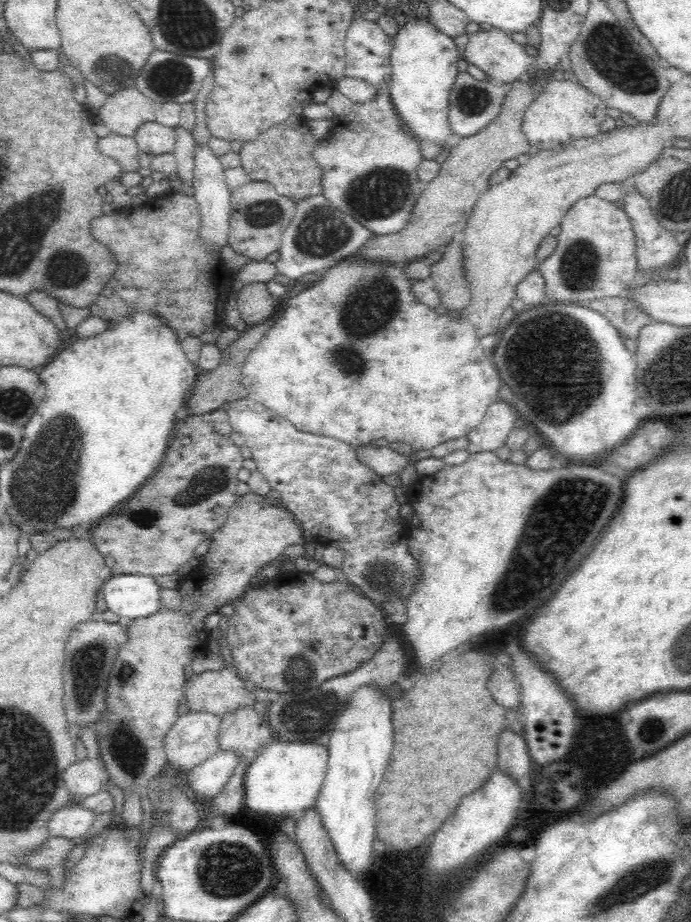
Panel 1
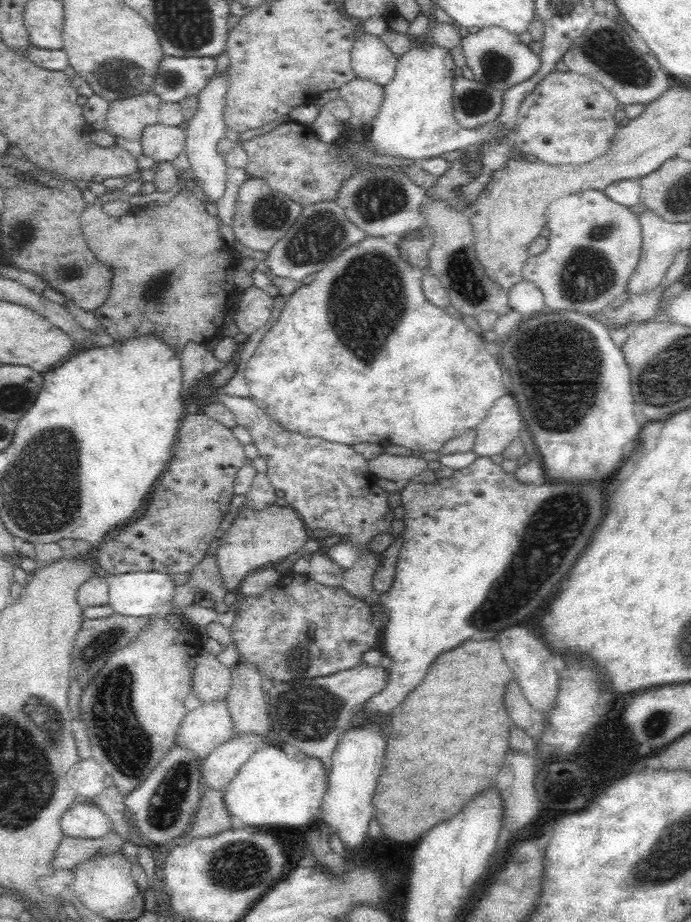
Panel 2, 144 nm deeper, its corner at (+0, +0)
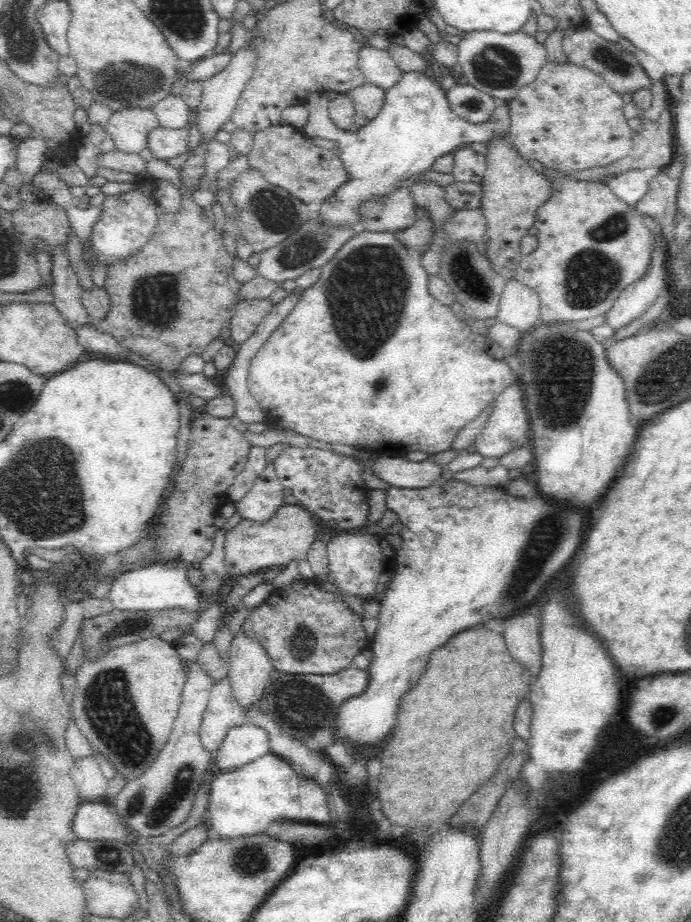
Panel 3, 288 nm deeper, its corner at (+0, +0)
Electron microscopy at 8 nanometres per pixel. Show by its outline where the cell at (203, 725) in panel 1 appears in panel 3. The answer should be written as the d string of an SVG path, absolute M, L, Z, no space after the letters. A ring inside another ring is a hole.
M224 676L212 686L210 702L204 710L198 736L204 742L208 752L216 752L222 746L226 734L246 722L248 722L248 716L232 694L230 678Z

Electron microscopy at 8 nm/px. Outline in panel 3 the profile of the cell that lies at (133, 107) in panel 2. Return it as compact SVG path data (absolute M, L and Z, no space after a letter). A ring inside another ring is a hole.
M122 108L106 124L116 152L138 156L148 148L148 134L158 126L160 122L152 108Z

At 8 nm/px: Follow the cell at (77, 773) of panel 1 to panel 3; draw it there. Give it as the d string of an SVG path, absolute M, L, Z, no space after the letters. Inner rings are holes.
M90 756L74 762L74 766L70 768L70 780L74 780L84 802L86 800L104 800L104 794L106 794L108 782L110 782L104 778L96 760L92 760Z

